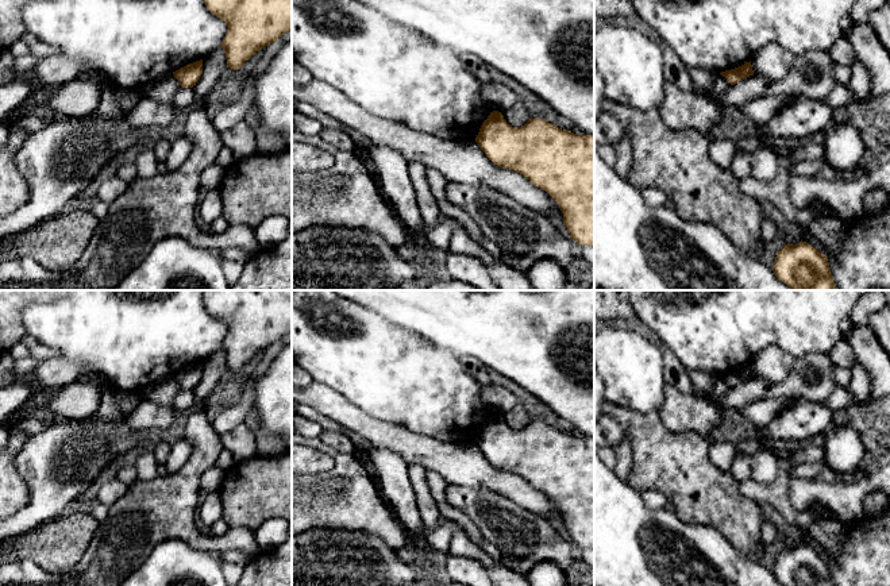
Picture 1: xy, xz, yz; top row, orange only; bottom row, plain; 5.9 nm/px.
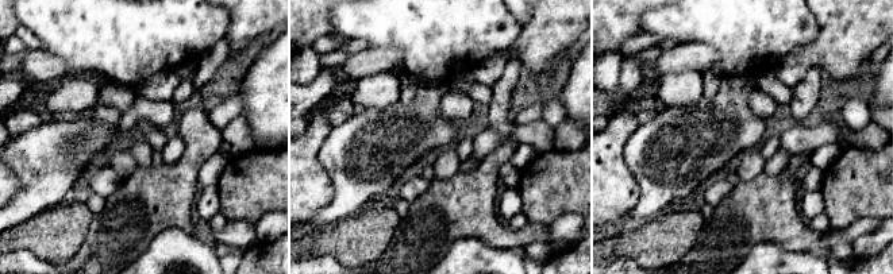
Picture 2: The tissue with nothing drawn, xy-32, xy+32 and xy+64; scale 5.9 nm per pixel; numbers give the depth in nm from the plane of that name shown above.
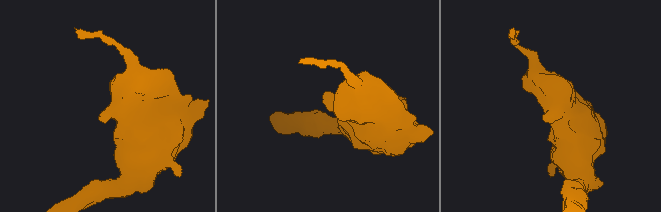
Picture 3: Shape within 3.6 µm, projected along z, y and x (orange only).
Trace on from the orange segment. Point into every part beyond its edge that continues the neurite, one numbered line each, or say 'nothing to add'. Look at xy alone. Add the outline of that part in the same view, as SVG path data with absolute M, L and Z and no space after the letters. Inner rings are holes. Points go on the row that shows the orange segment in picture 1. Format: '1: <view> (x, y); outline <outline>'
nothing to add

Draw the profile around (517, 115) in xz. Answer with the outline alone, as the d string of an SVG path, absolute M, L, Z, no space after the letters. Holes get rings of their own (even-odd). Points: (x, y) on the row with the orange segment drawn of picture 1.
M521 101L501 112L504 119L512 127L521 127L529 120L528 111Z

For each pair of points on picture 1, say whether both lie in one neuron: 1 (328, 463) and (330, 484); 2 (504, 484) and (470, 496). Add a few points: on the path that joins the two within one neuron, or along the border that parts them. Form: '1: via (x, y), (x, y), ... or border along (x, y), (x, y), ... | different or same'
1: border along (309, 446), (326, 453), (335, 465) | different
2: border along (455, 484), (490, 489), (516, 502) | different

